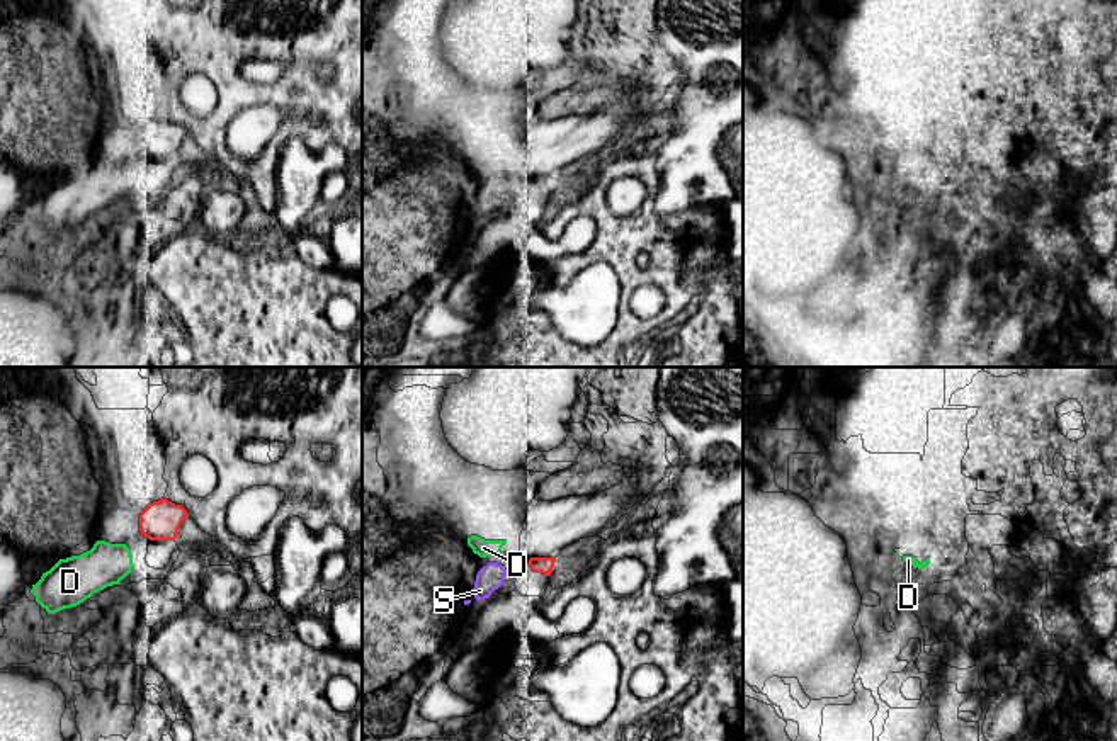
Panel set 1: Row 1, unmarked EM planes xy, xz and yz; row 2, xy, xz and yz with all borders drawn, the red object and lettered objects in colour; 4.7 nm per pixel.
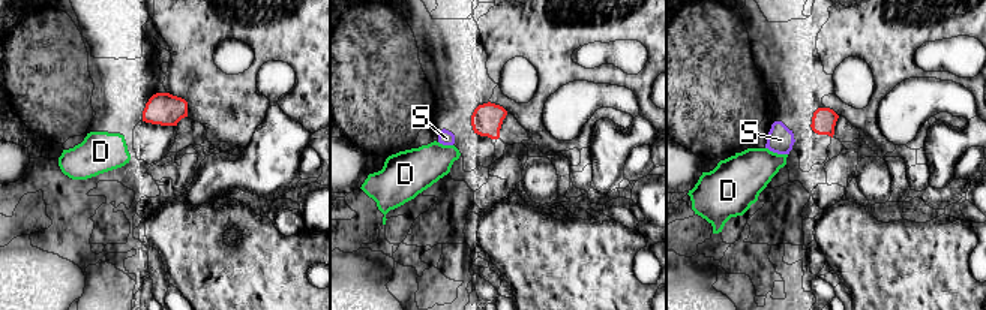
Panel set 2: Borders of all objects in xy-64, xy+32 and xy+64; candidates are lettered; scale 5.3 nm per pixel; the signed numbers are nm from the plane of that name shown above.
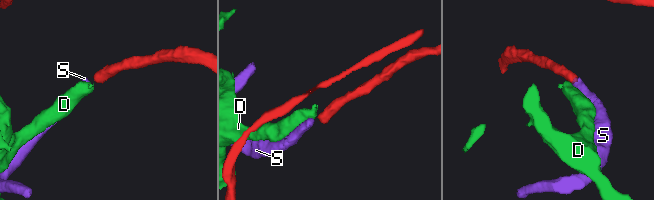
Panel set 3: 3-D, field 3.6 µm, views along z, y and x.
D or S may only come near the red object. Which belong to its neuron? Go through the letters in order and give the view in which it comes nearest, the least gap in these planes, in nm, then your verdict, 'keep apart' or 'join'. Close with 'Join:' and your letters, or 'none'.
D: nearest in xy; 90 nm apart; keep apart
S: nearest in xz; 110 nm apart; join
Join: S

